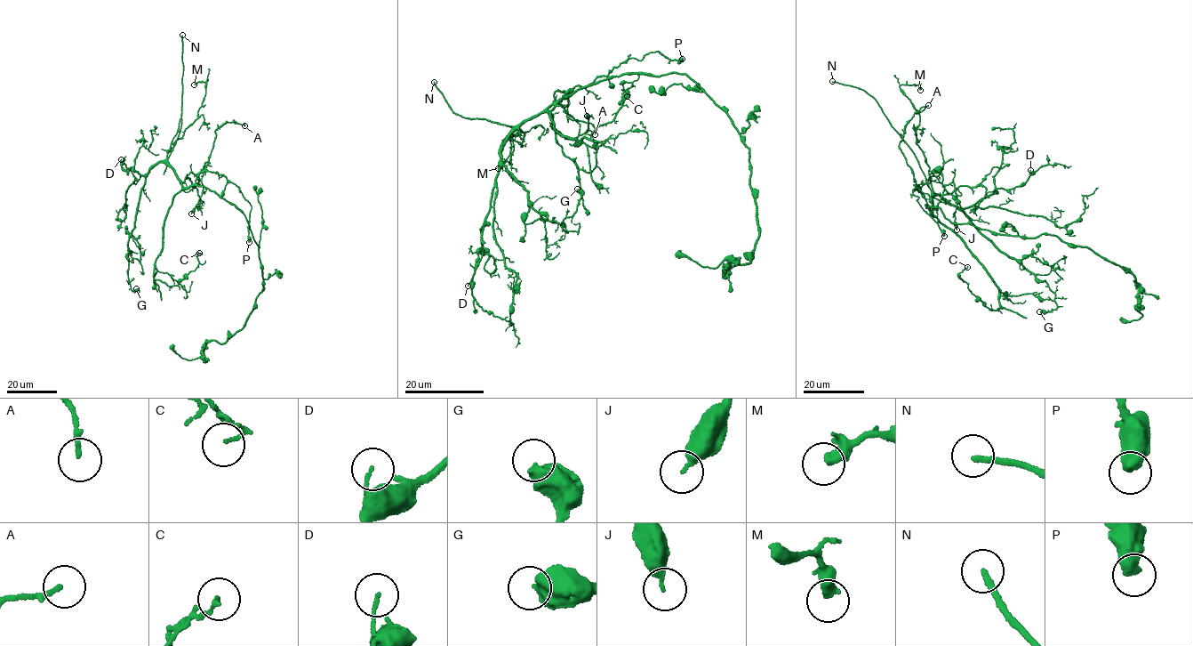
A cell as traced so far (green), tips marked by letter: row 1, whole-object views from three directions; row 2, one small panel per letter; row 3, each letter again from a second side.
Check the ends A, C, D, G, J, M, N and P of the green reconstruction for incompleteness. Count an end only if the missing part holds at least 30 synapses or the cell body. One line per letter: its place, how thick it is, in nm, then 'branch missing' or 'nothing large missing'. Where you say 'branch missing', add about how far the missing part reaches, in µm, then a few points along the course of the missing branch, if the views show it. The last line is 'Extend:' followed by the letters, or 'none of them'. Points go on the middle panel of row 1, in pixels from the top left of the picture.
A: place (595, 134); calibre 160 nm; nothing large missing
C: place (627, 96); calibre 120 nm; nothing large missing
D: place (468, 286); calibre 100 nm; nothing large missing
G: place (577, 189); calibre 600 nm; nothing large missing
J: place (587, 116); calibre 400 nm; nothing large missing
M: place (498, 168); calibre 300 nm; nothing large missing
N: place (434, 82); calibre 190 nm; branch missing; missing 6 µm; course (434, 82), (427, 62)
P: place (682, 59); calibre 550 nm; nothing large missing
Extend: N

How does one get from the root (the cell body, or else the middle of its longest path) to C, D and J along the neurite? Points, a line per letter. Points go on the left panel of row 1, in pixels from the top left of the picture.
C: (241, 212), (202, 186), (176, 194), (165, 217), (154, 278), (178, 284), (196, 268), (199, 253)
D: (241, 212), (204, 187), (184, 187), (173, 168), (162, 162), (144, 176), (132, 167), (125, 171), (121, 159)
J: (241, 212), (204, 187), (182, 186), (181, 182), (190, 172), (198, 176), (203, 186), (202, 195), (191, 213)

